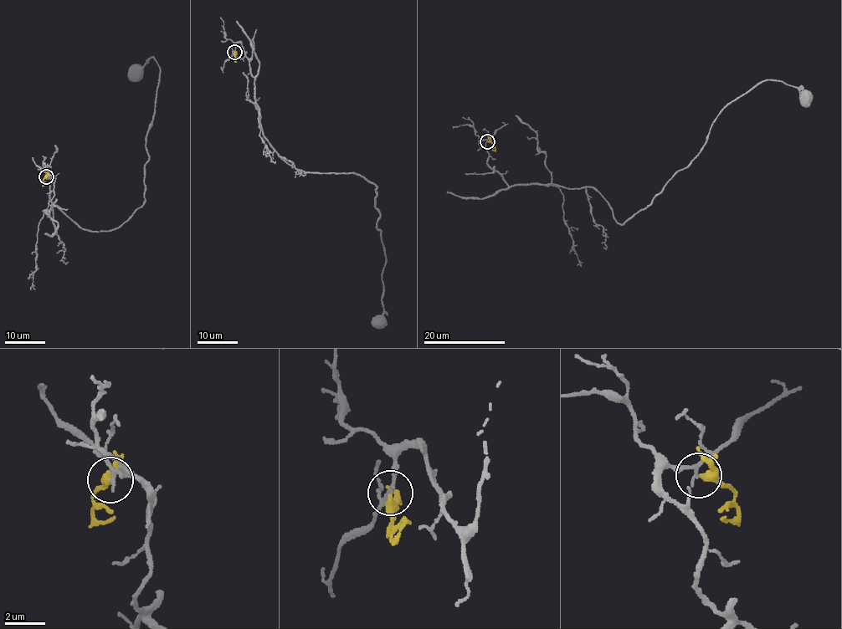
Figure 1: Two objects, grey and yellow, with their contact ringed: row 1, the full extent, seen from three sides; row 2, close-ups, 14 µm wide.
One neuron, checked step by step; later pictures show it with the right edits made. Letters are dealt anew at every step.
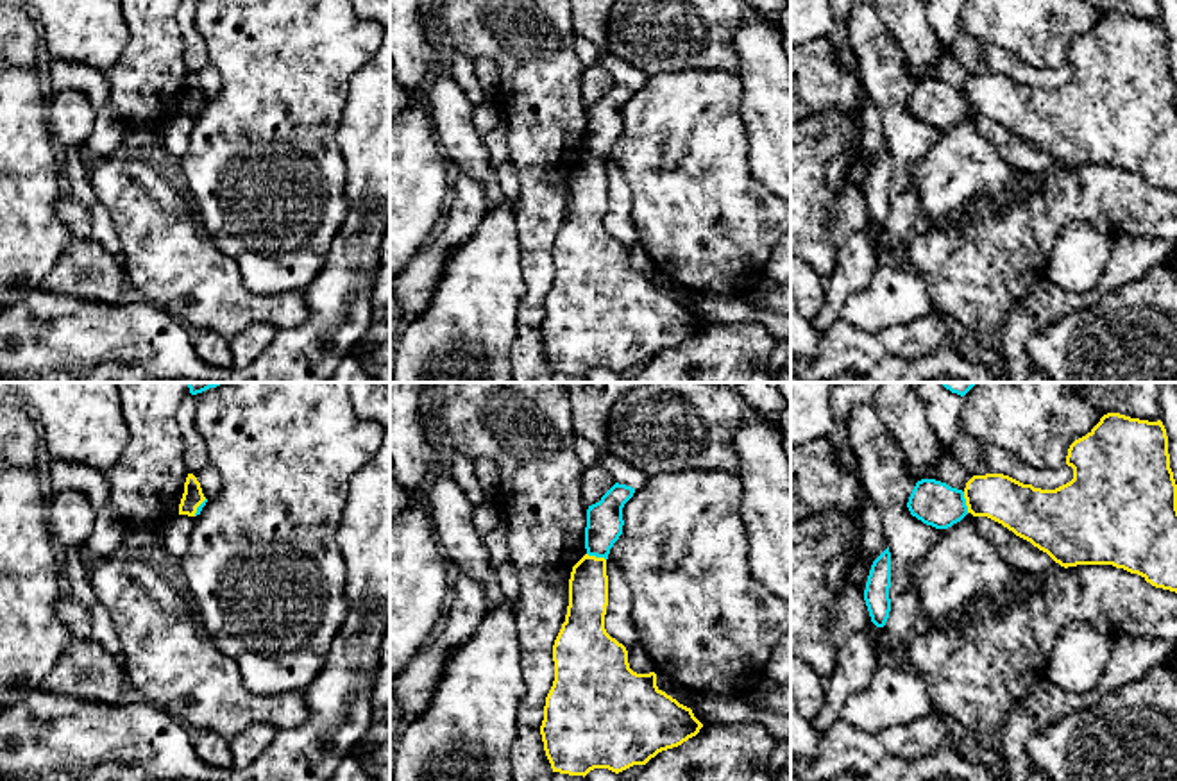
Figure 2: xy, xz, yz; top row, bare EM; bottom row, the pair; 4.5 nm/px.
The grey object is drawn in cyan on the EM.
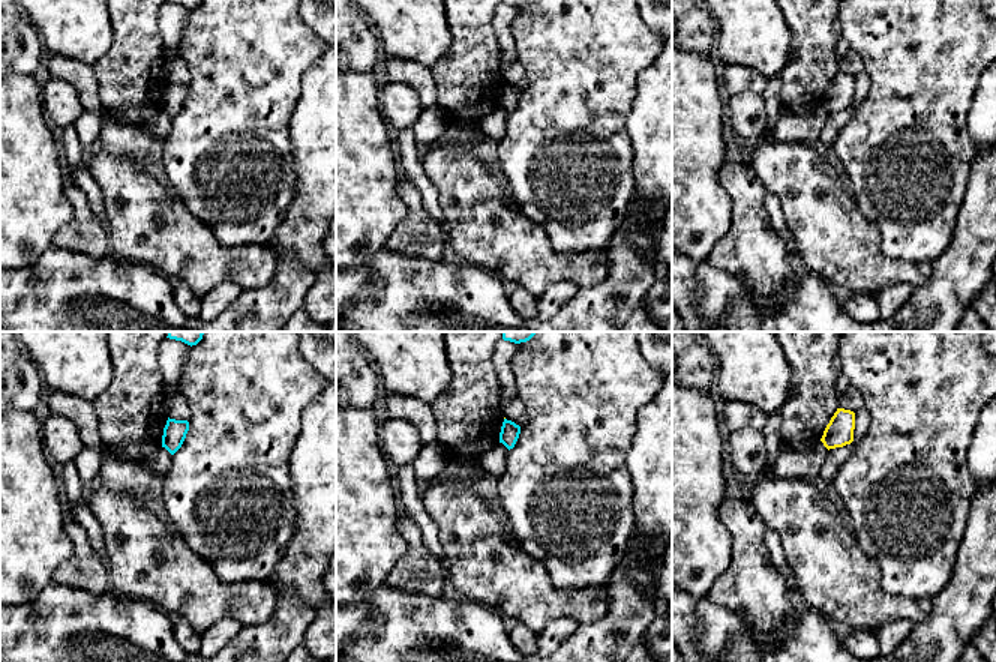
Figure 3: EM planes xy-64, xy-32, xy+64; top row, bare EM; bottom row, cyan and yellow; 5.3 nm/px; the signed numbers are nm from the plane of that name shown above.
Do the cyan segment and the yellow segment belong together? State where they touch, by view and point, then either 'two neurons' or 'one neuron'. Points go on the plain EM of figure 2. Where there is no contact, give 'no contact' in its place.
yz (965, 102) | one neuron

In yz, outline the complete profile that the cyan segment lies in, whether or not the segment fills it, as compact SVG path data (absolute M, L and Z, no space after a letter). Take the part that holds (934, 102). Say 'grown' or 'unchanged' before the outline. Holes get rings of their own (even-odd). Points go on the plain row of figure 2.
grown; M1107 13L1070 45L1066 64L1073 68L1073 79L1055 89L1034 88L1003 73L973 75L964 89L921 79L907 107L912 116L936 129L948 129L968 113L987 116L1064 168L1113 164L1177 193L1177 84L1163 21Z

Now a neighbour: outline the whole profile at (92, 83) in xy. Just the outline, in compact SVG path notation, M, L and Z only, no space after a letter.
M52 61L52 91L79 91L100 111L109 102L109 82L106 71L73 61Z

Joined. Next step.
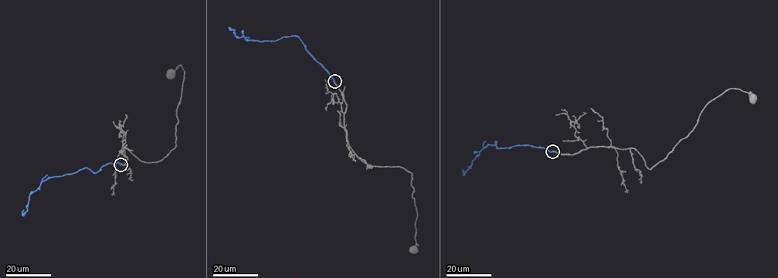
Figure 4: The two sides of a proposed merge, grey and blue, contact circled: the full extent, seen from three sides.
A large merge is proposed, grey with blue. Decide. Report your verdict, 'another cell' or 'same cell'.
another cell

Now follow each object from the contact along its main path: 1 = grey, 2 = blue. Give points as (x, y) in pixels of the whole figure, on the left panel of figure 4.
1: (120, 164), (127, 159), (120, 150), (150, 163), (176, 145), (184, 70), (179, 65), (171, 73)
2: (120, 164), (107, 164), (96, 173), (86, 167), (48, 177), (31, 193), (23, 213), (23, 209)

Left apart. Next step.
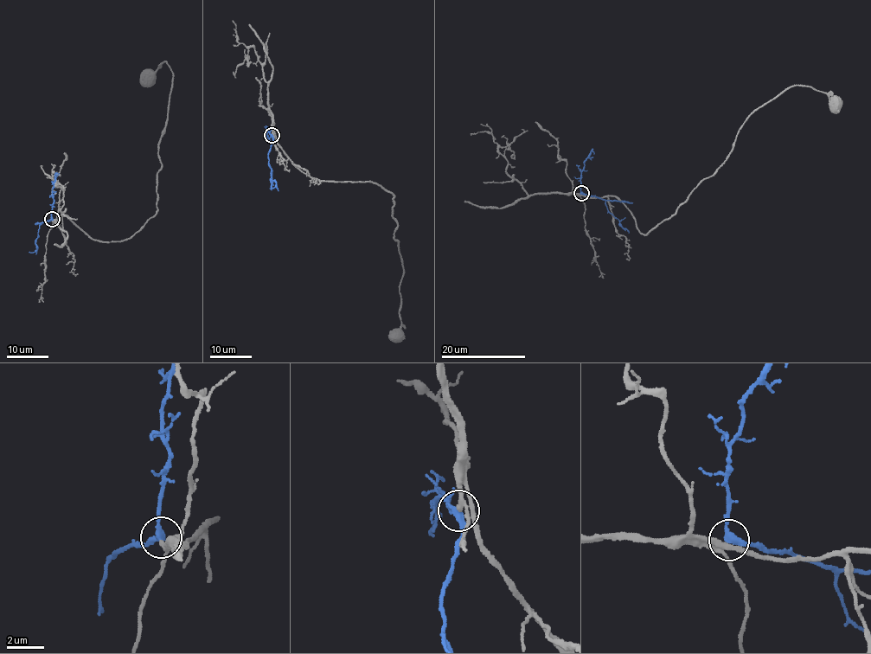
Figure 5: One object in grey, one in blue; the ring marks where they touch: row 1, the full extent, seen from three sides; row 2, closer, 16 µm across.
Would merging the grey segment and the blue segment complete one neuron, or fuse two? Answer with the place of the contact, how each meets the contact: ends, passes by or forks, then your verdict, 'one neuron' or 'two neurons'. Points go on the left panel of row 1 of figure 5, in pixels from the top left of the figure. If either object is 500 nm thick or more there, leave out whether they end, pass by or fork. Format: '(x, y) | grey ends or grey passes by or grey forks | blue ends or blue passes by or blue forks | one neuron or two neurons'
(52, 219) | grey passes by | blue passes by | one neuron

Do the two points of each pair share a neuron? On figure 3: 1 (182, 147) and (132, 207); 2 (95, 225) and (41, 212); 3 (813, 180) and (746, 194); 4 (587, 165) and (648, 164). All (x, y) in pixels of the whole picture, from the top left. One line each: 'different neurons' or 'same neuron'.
1: different neurons
2: different neurons
3: different neurons
4: different neurons

